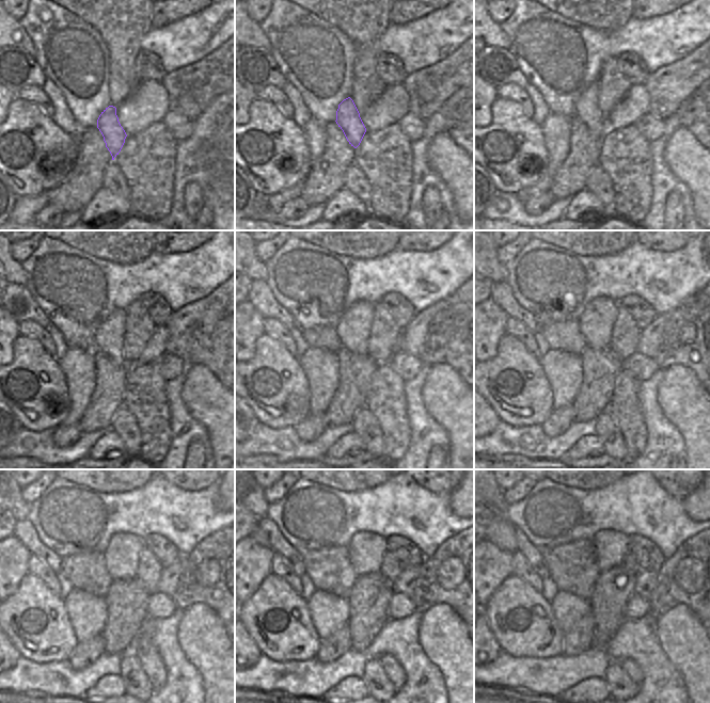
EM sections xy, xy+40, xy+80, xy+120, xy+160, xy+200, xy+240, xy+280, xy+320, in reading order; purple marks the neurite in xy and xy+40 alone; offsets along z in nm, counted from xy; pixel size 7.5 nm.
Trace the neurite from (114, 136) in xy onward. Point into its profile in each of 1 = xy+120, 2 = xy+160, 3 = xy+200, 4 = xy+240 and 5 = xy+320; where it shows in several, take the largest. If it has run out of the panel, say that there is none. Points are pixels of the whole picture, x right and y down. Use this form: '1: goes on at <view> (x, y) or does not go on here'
1: goes on at xy+120 (109, 337)
2: goes on at xy+160 (353, 329)
3: goes on at xy+200 (596, 323)
4: goes on at xy+240 (122, 555)
5: goes on at xy+320 (611, 547)

